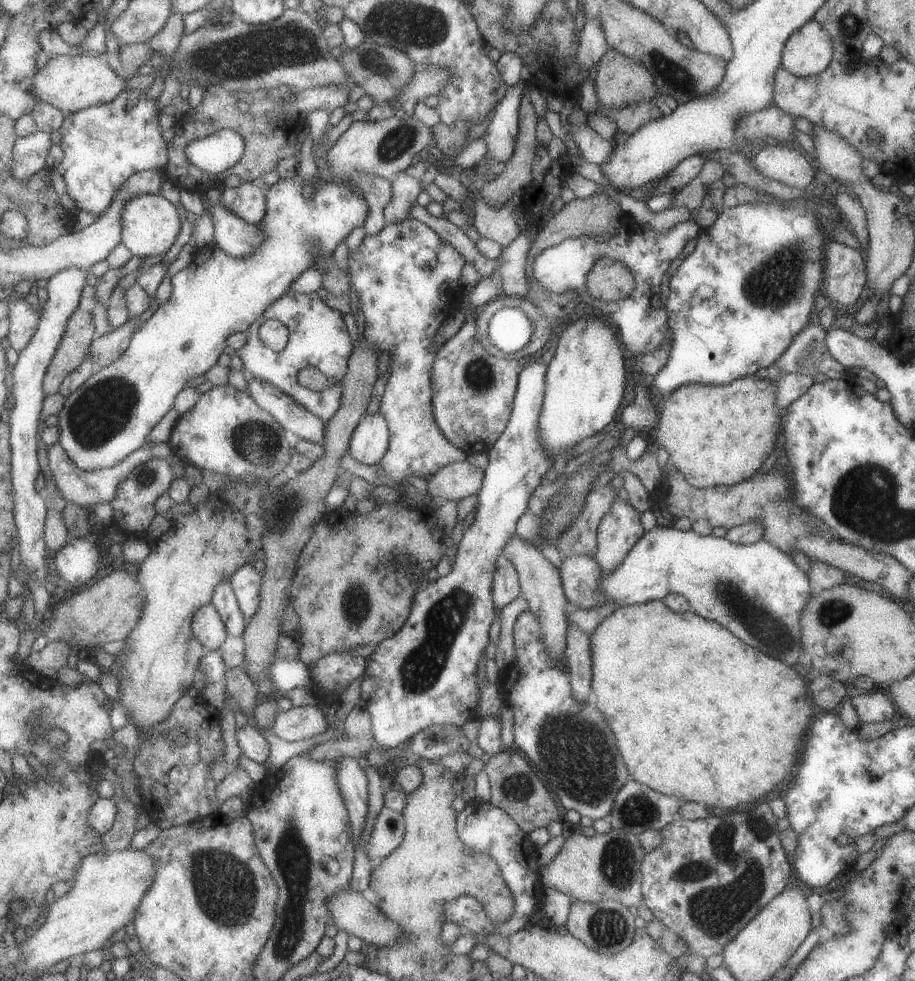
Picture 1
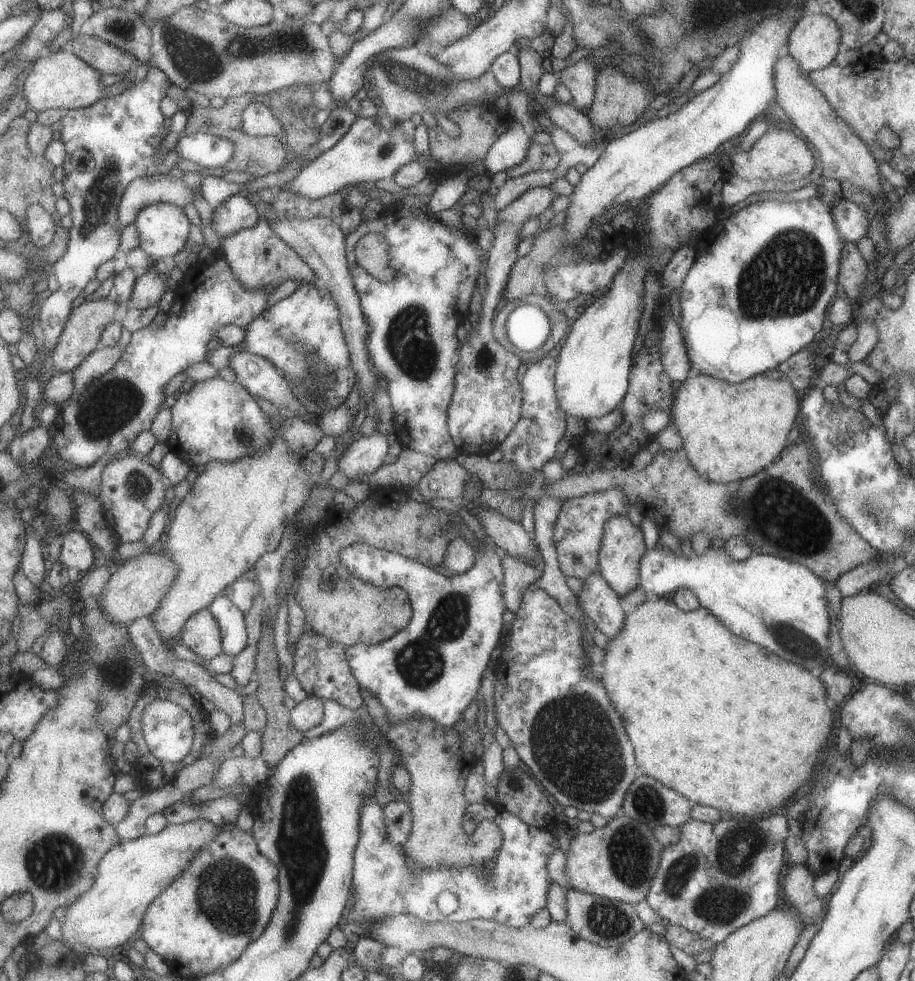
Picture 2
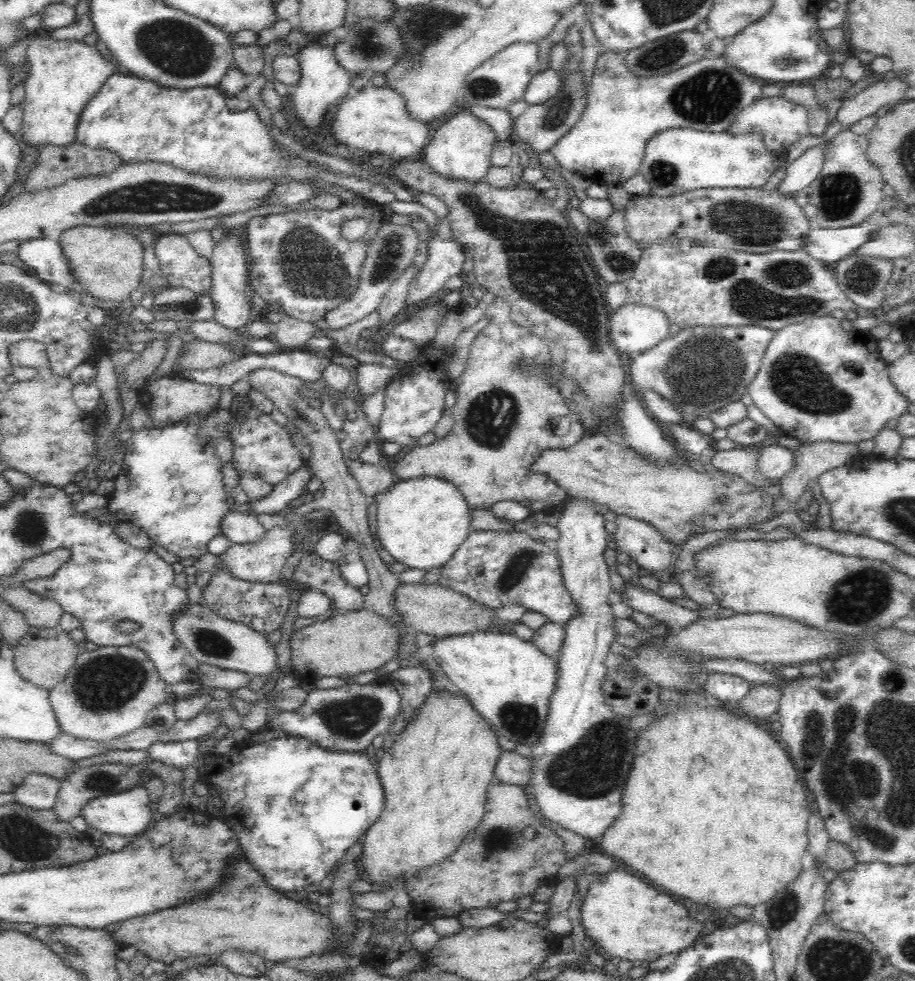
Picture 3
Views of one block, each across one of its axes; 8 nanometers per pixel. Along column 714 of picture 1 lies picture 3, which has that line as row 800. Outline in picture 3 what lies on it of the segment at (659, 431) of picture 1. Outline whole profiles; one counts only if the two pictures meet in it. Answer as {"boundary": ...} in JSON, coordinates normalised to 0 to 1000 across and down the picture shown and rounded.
{"boundary":[[[472,704],[456,729],[431,751],[428,760],[413,771],[411,784],[421,809],[415,834],[399,848],[393,881],[402,899],[428,909],[435,896],[444,899],[468,884],[491,874],[505,860],[511,848],[526,840],[532,820],[532,803],[541,791],[540,781],[546,759],[539,742],[514,718],[514,715],[485,704]]]}

